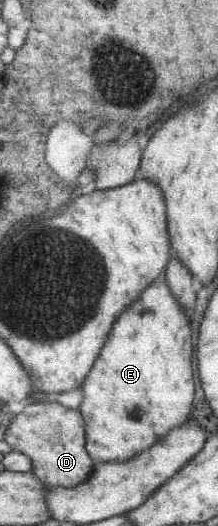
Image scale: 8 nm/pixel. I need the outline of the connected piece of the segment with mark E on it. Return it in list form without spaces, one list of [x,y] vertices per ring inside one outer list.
[[[165,272],[118,318],[102,354],[82,386],[84,401],[80,410],[86,421],[86,446],[96,464],[127,463],[190,420],[195,402],[192,329],[195,320],[195,316],[187,317],[185,308],[173,296]]]

